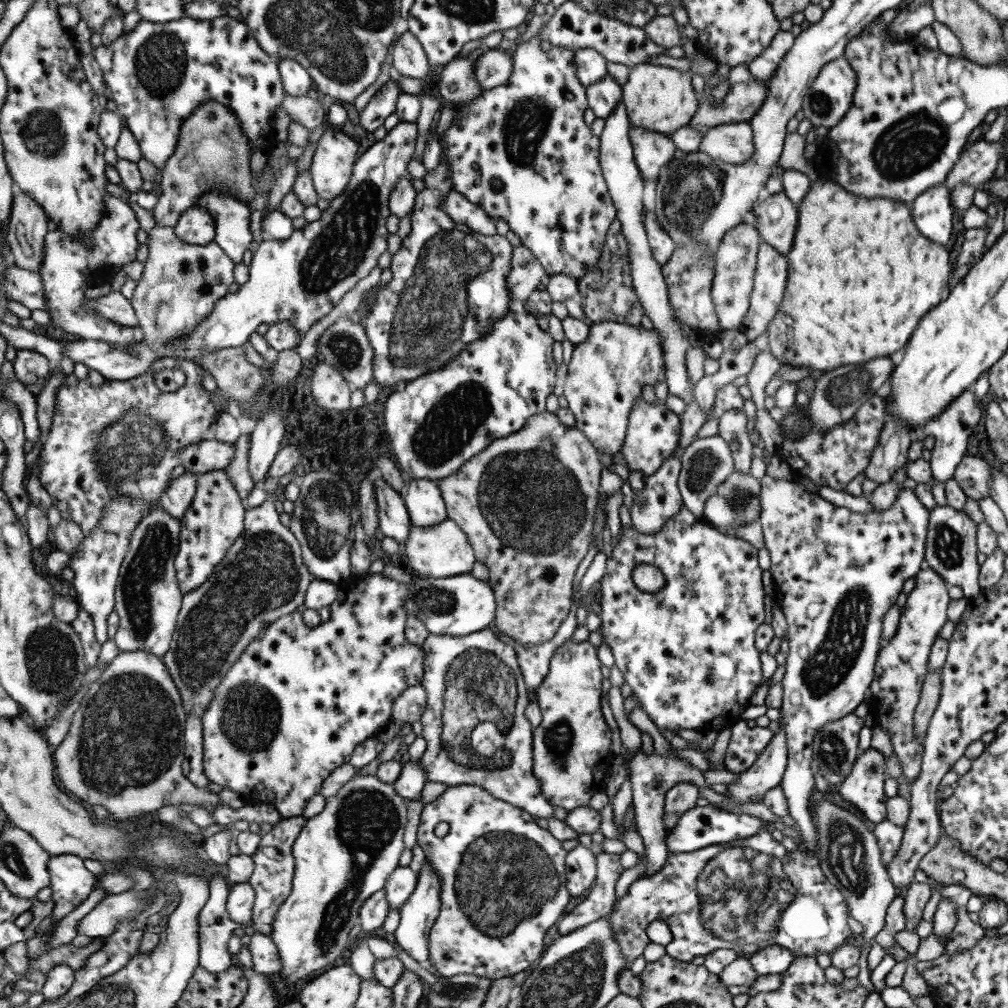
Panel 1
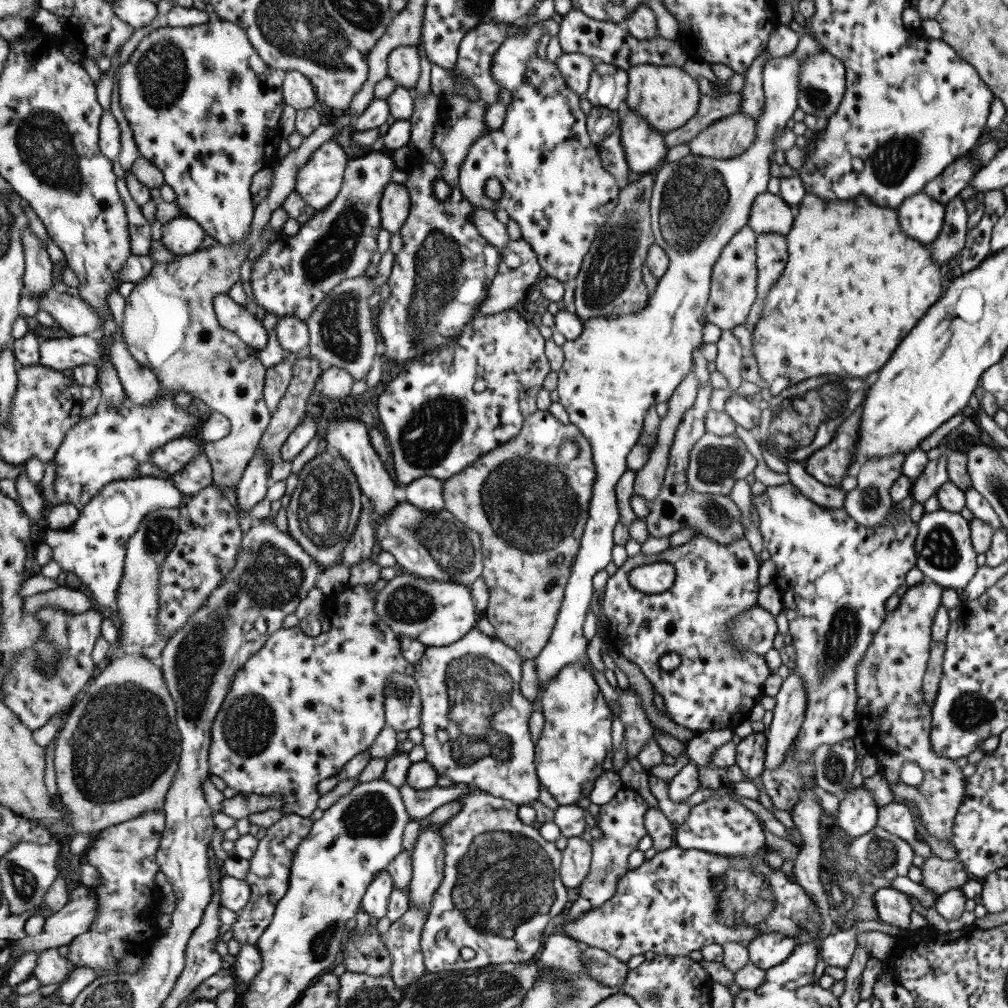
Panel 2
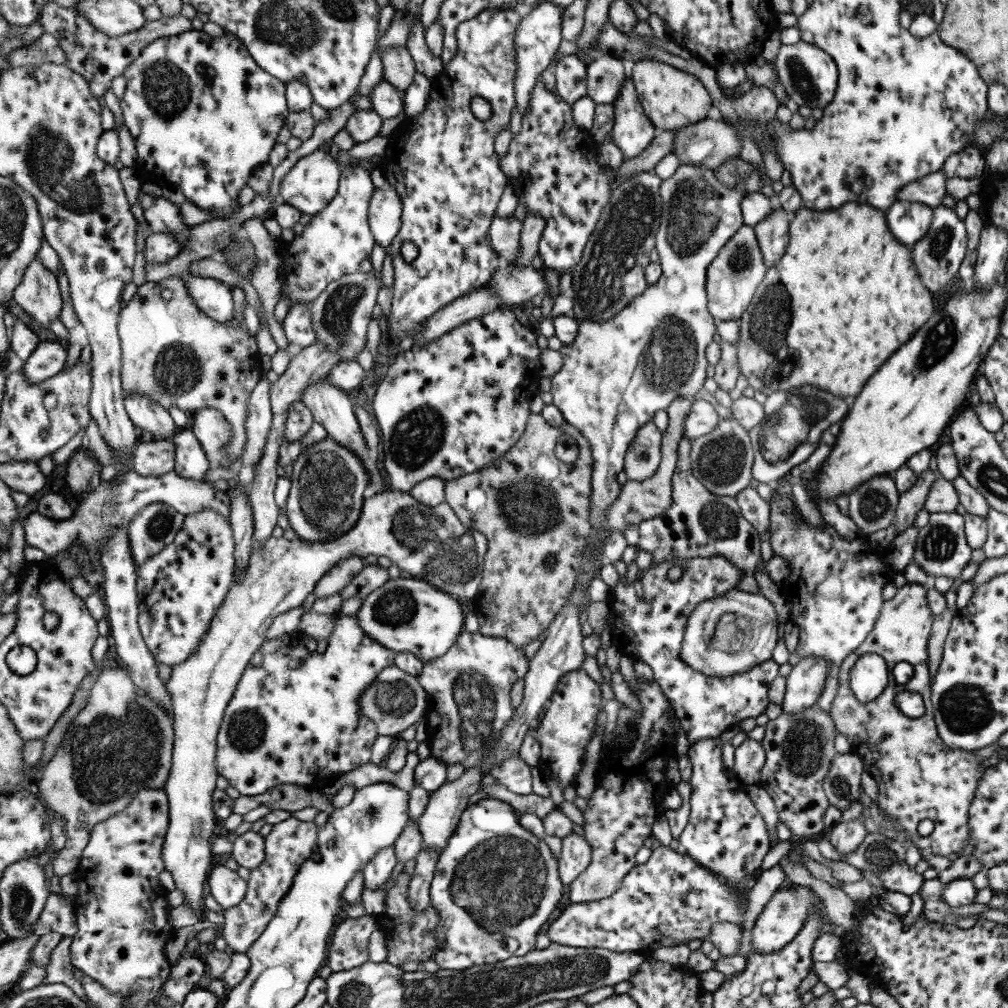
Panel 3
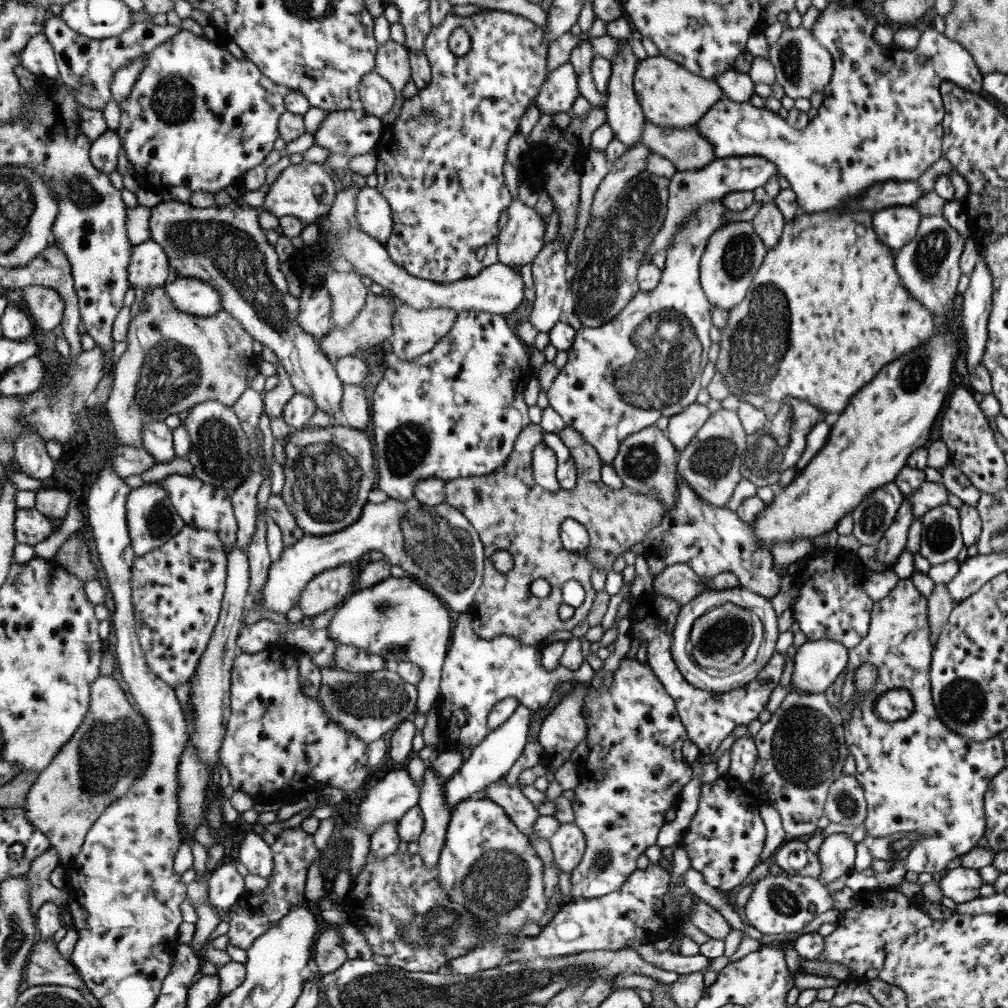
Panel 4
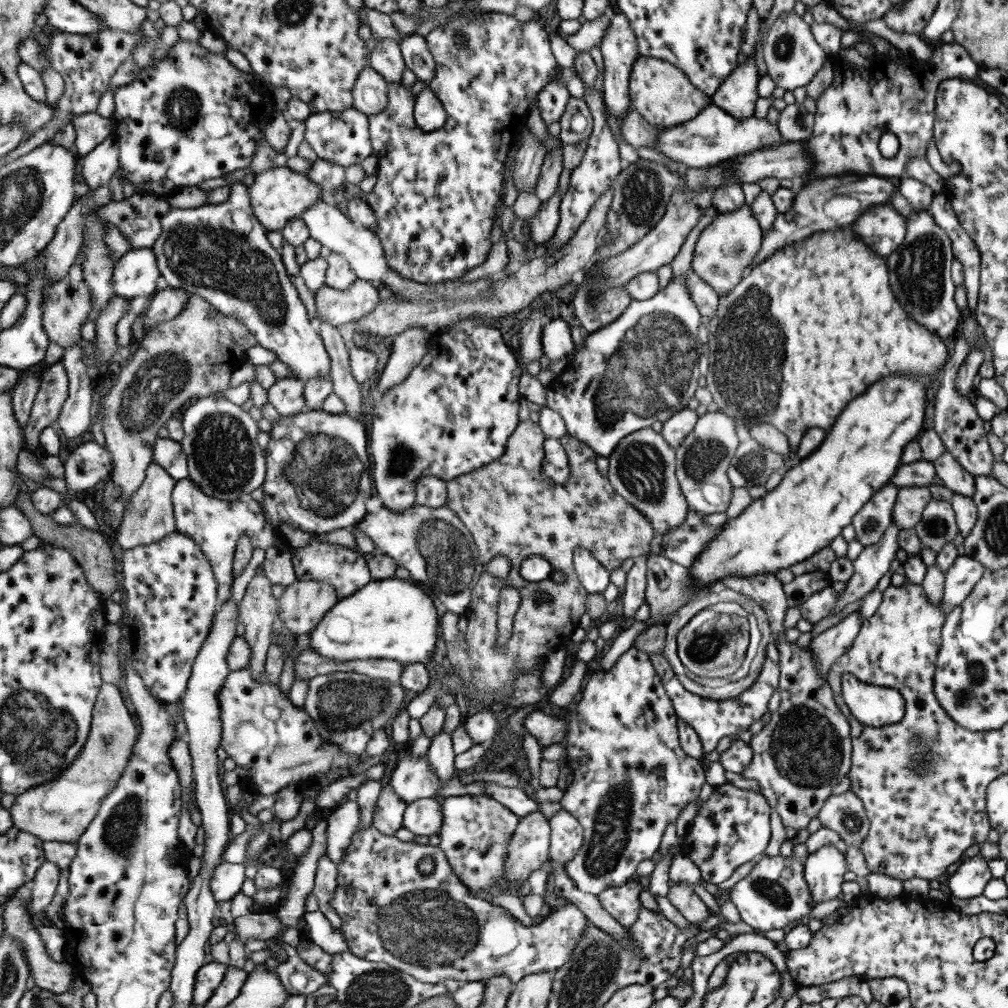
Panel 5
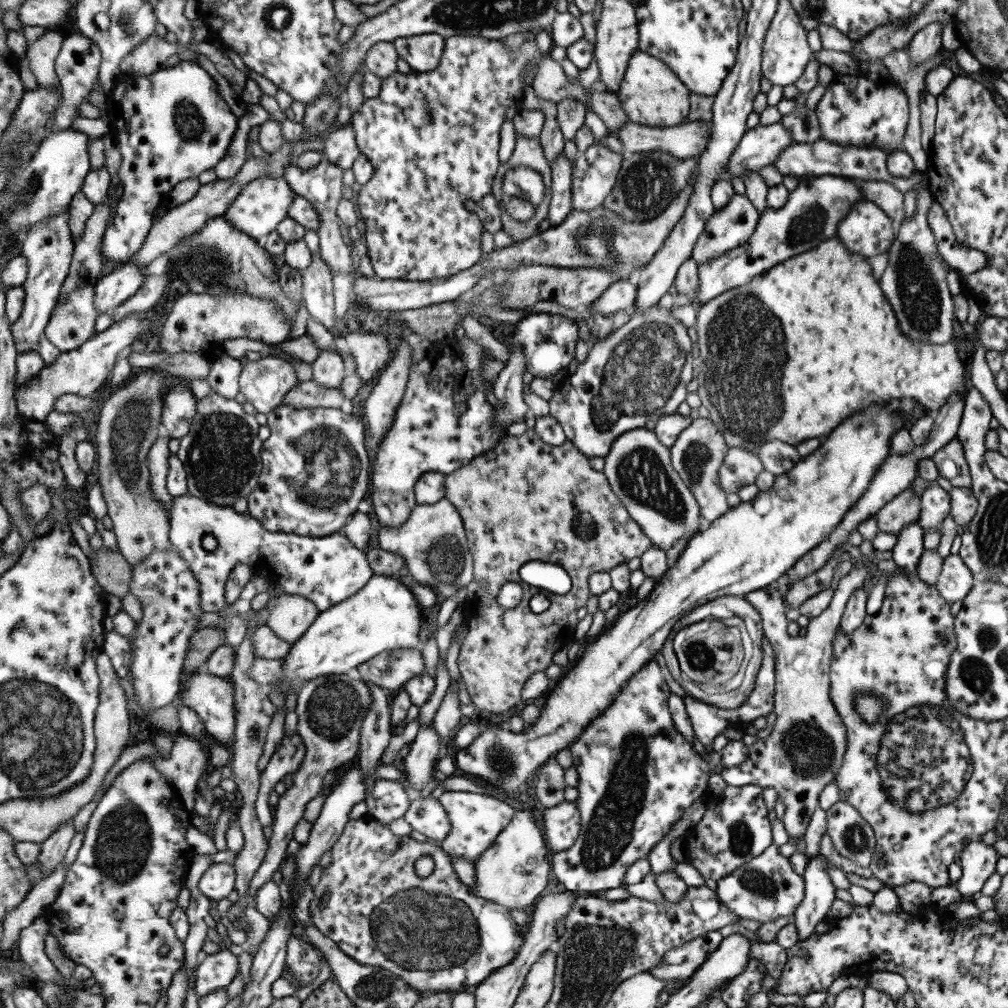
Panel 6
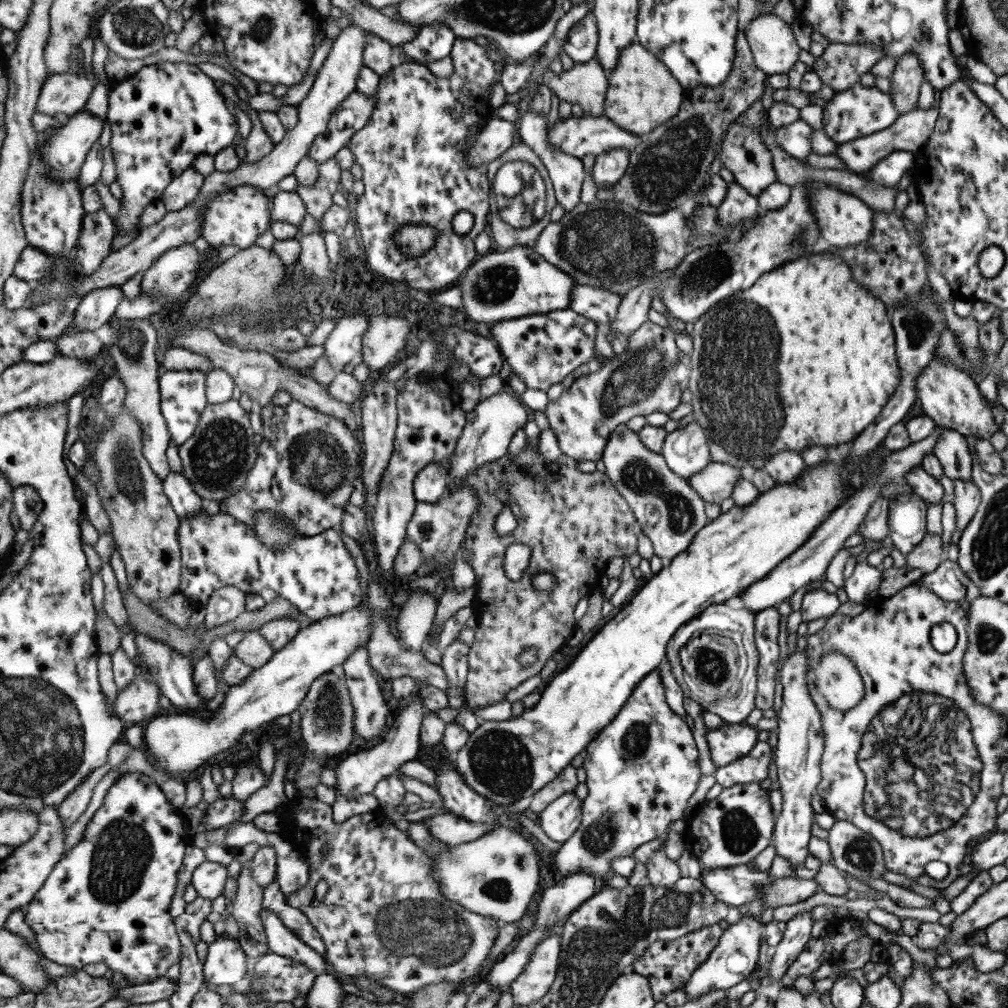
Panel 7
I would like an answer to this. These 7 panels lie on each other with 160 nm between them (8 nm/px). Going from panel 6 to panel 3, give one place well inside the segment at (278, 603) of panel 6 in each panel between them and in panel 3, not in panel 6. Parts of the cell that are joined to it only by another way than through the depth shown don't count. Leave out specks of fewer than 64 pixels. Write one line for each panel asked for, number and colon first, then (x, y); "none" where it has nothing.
3: (342, 575)
4: (329, 589)
5: (306, 603)

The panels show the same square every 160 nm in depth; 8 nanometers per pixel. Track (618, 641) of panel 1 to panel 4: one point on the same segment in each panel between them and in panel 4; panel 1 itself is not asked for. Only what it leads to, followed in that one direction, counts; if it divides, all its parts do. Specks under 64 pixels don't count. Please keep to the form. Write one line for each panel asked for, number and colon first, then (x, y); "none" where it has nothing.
2: (714, 687)
3: (649, 614)
4: (708, 718)

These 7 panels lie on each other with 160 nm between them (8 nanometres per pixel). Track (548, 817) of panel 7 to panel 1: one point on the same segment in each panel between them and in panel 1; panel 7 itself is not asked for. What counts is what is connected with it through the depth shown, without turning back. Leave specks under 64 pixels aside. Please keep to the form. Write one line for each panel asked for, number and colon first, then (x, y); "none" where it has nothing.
1: (582, 868)
2: (577, 862)
3: (576, 855)
4: (569, 843)
5: (567, 836)
6: (563, 823)

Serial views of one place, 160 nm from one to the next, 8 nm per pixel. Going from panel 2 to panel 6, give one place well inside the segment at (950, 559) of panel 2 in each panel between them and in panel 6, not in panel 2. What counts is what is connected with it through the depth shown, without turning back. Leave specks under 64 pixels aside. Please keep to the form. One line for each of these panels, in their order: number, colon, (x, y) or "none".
3: (940, 549)
4: (941, 541)
5: (937, 526)
6: (934, 502)

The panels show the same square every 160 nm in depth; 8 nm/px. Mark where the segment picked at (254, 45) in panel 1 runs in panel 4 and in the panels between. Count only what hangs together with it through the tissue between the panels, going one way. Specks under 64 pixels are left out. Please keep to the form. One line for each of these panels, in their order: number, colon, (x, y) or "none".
2: (209, 77)
3: (205, 116)
4: (198, 117)

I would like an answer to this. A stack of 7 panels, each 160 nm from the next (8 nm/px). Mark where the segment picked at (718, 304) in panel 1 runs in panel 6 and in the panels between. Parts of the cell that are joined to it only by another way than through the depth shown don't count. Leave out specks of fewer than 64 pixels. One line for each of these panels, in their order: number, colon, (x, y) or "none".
2: (733, 280)
3: (732, 276)
4: (733, 253)
5: (722, 254)
6: (728, 227)

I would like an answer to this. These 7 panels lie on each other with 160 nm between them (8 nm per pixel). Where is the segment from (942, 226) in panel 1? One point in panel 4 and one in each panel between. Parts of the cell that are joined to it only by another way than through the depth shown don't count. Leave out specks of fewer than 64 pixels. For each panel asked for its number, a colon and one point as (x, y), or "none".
2: (919, 217)
3: (907, 221)
4: (894, 226)

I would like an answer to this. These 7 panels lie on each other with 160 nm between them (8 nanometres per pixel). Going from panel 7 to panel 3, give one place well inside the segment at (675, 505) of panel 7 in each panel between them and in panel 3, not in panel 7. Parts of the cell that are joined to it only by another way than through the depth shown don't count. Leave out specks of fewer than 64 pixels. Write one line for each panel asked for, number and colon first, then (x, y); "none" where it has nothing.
3: (642, 457)
4: (645, 460)
5: (641, 467)
6: (638, 467)

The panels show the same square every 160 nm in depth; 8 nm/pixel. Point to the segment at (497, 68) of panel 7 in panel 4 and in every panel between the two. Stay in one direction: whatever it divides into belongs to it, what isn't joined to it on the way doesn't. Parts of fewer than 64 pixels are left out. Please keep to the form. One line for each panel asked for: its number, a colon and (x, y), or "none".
4: (441, 160)
5: (435, 196)
6: (433, 136)

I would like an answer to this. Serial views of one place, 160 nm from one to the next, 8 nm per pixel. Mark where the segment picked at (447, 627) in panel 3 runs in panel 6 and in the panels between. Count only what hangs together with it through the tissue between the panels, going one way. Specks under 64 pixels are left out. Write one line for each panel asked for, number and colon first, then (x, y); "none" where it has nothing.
4: (399, 619)
5: (394, 619)
6: (384, 616)

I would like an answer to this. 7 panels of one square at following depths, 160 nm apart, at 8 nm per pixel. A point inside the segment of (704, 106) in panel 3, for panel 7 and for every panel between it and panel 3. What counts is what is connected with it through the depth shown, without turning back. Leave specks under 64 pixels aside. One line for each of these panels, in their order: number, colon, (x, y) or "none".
4: (672, 97)
5: (662, 95)
6: (652, 95)
7: (641, 94)

